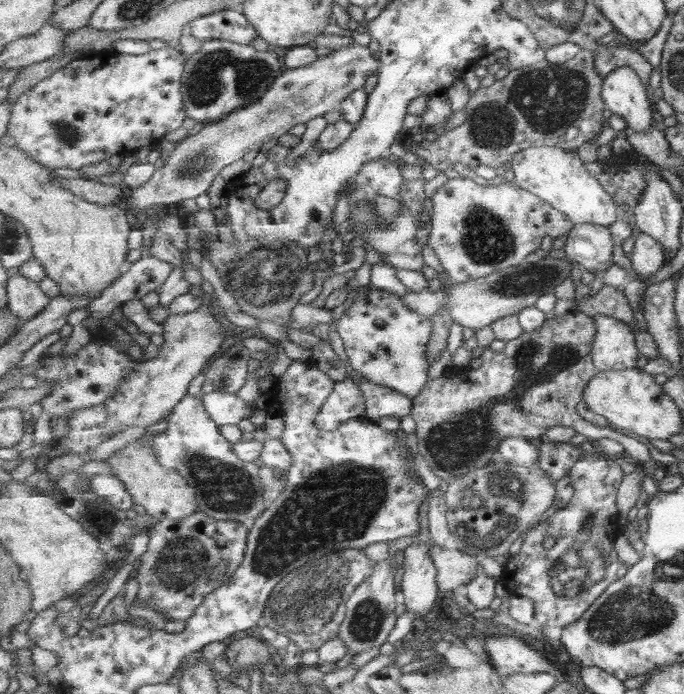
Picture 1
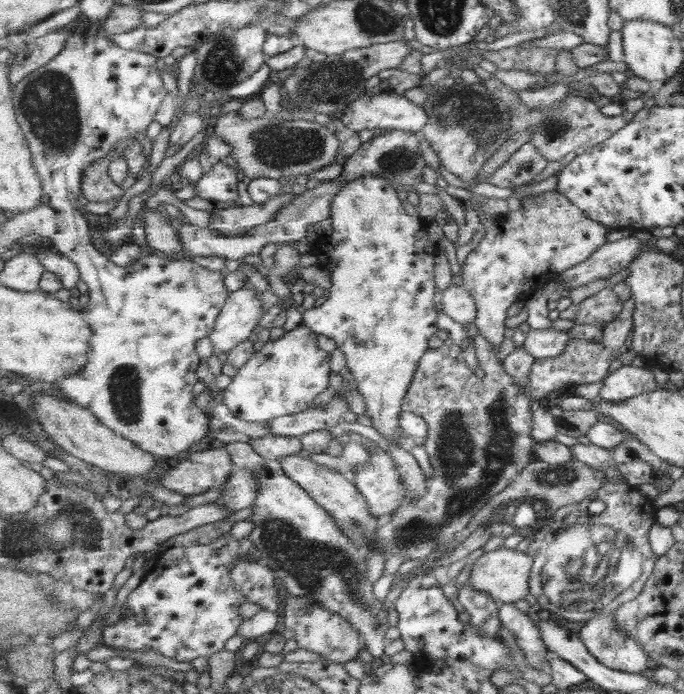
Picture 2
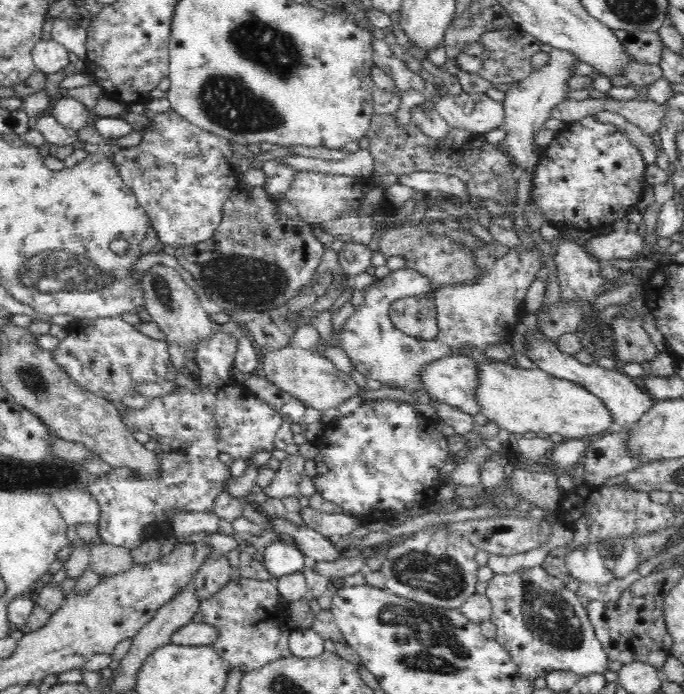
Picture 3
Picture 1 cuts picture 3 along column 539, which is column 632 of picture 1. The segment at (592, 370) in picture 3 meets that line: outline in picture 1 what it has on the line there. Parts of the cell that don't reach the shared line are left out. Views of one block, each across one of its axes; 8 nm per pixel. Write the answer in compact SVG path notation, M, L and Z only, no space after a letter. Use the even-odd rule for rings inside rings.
M597 313L594 320L597 324L597 335L592 357L597 370L625 370L640 366L643 359L631 327L605 313Z

